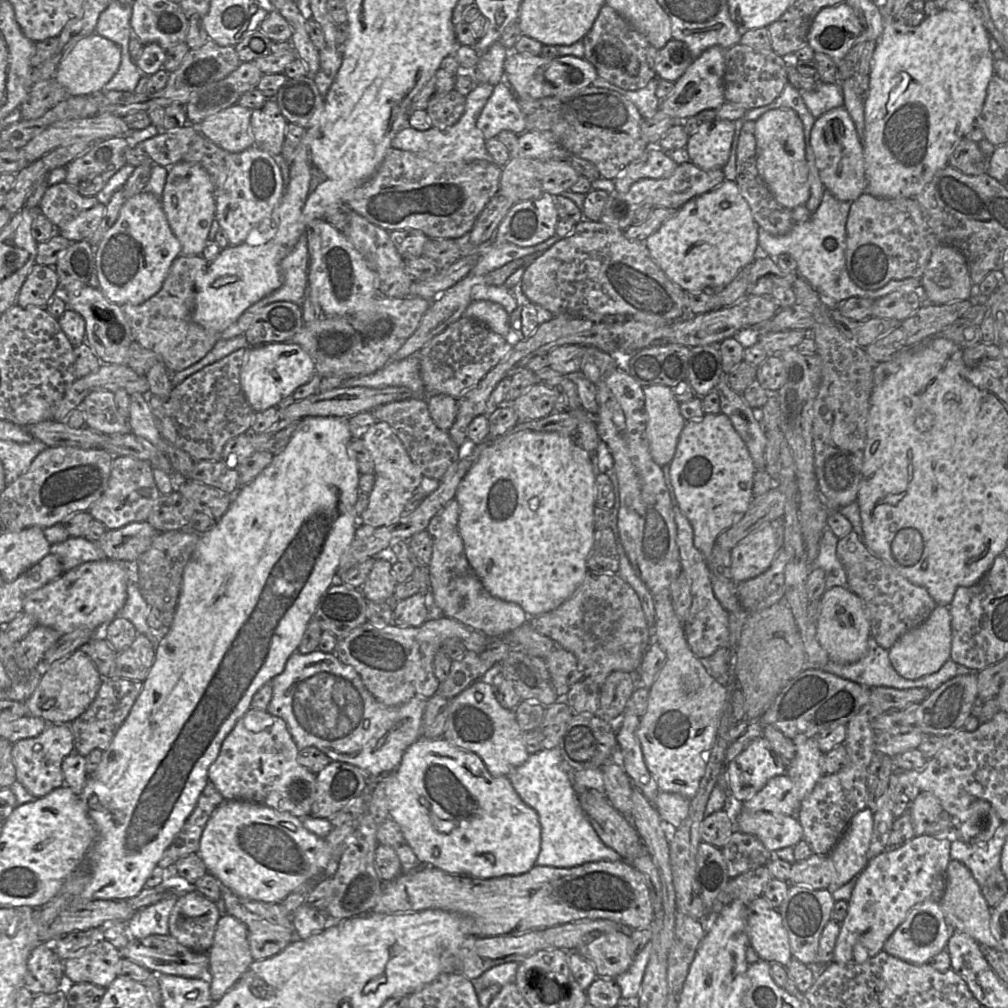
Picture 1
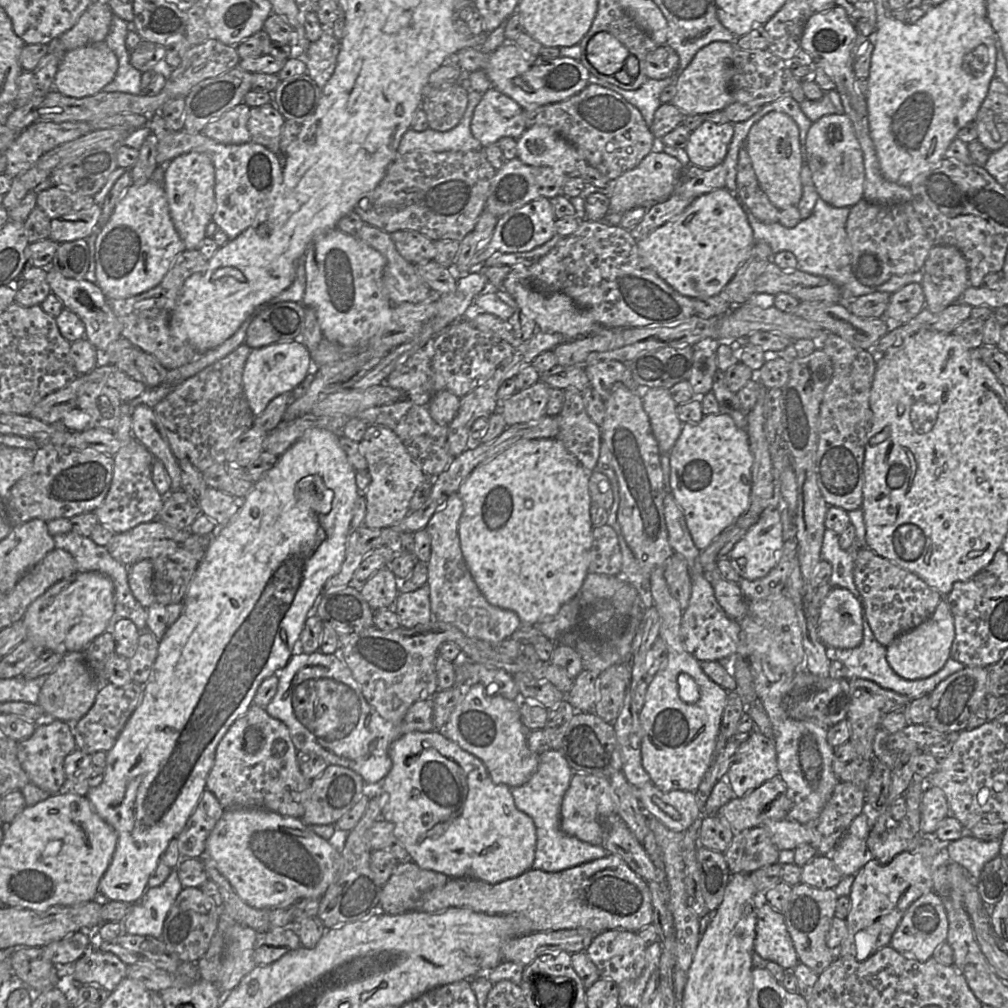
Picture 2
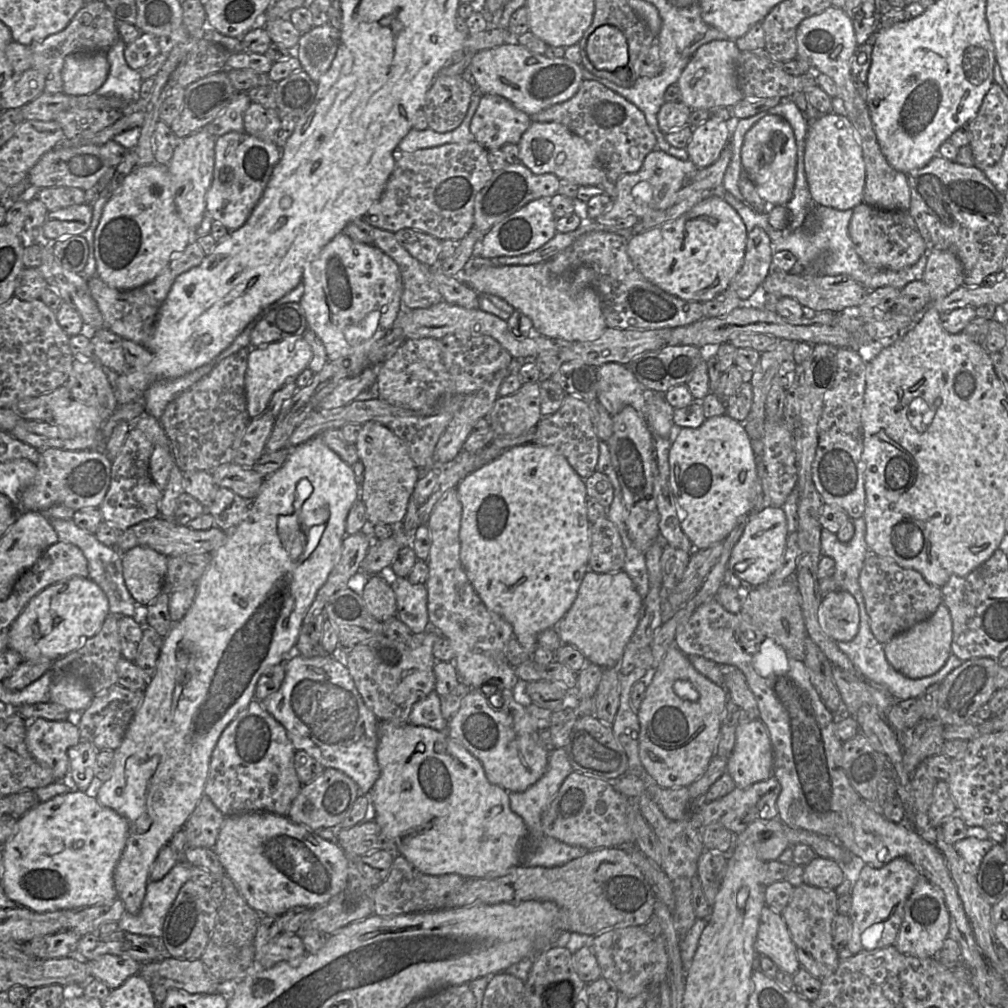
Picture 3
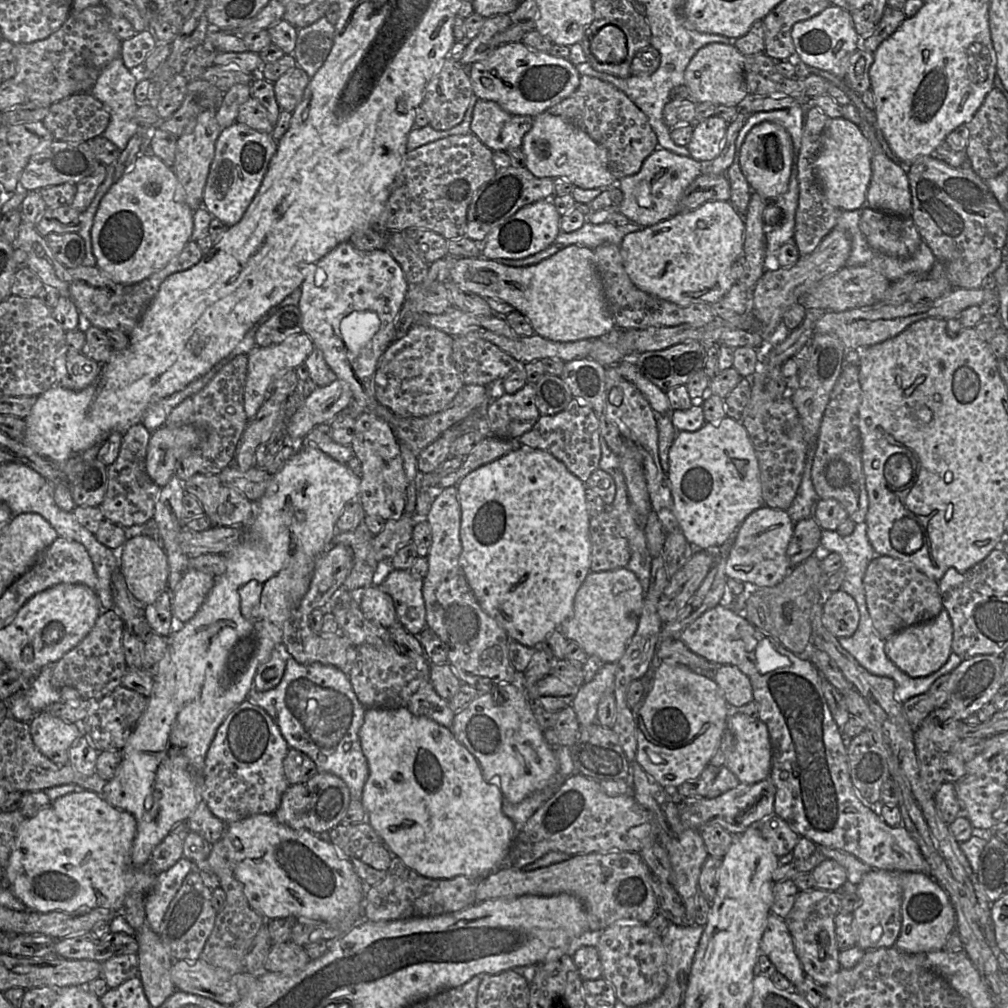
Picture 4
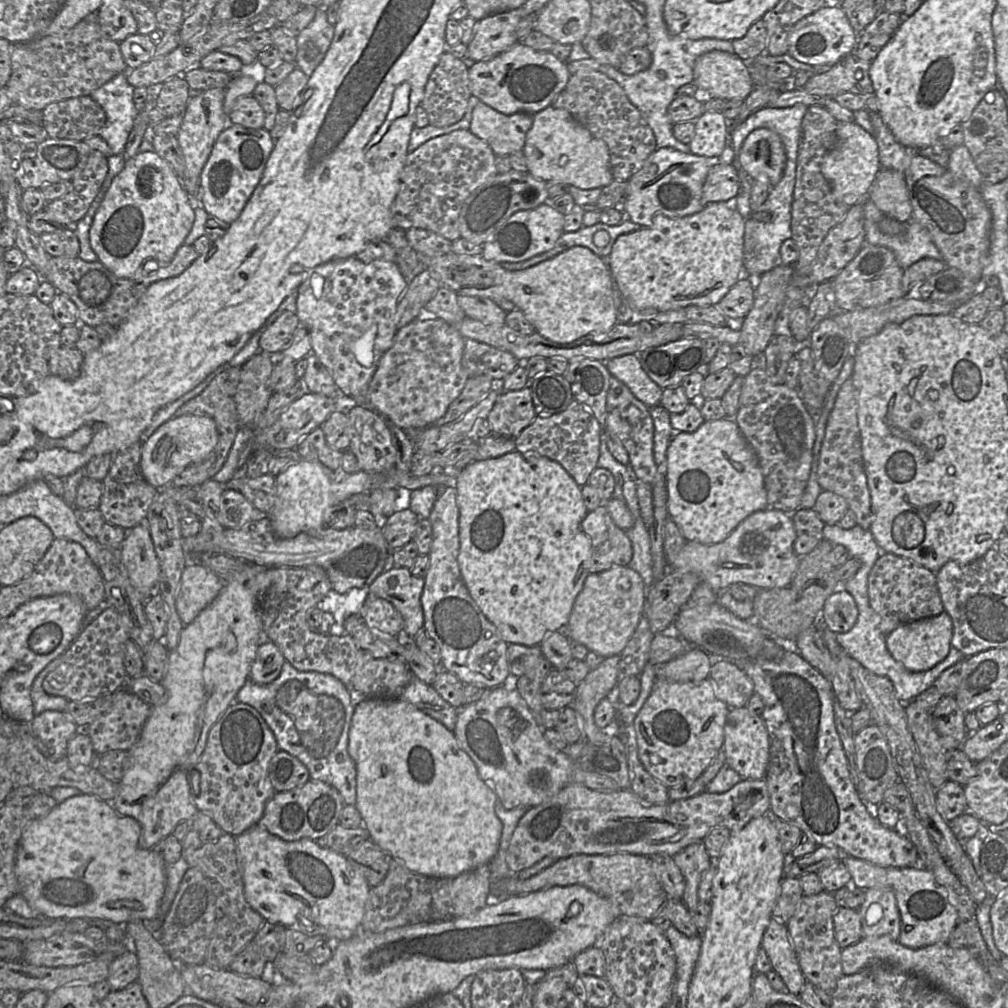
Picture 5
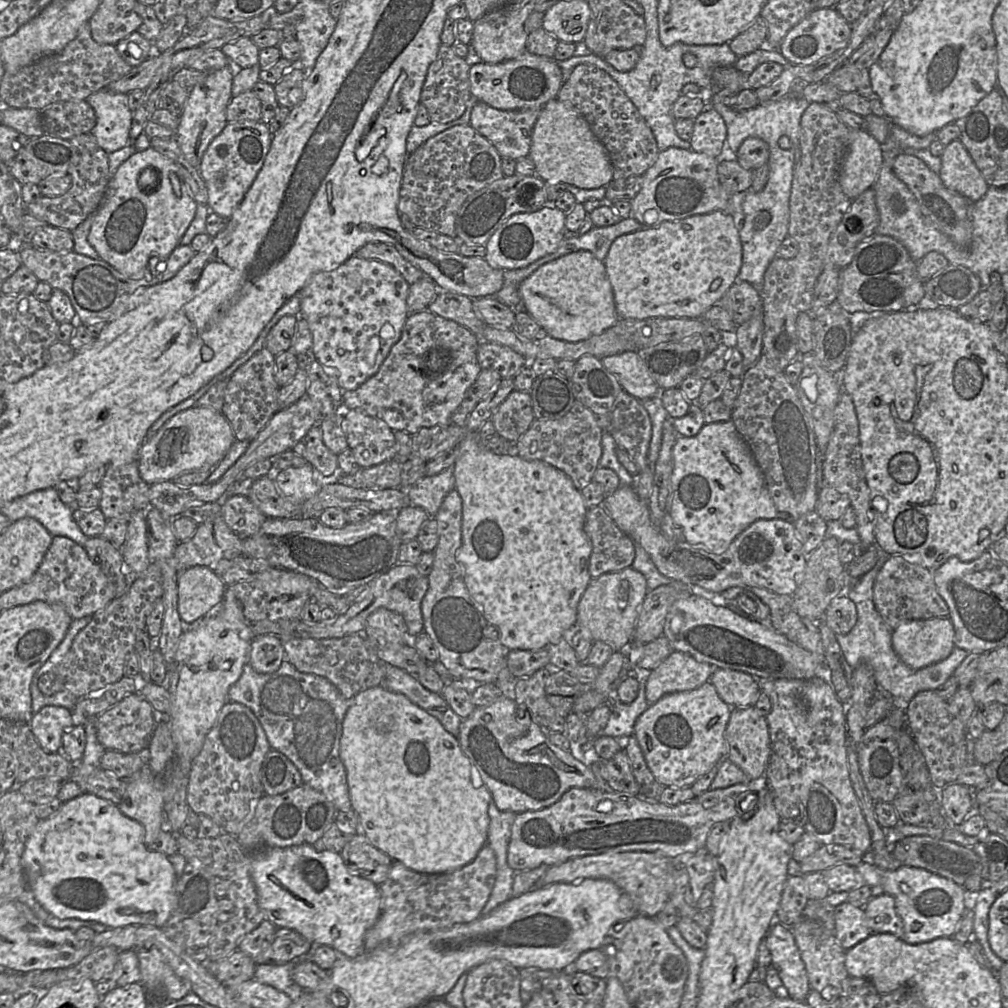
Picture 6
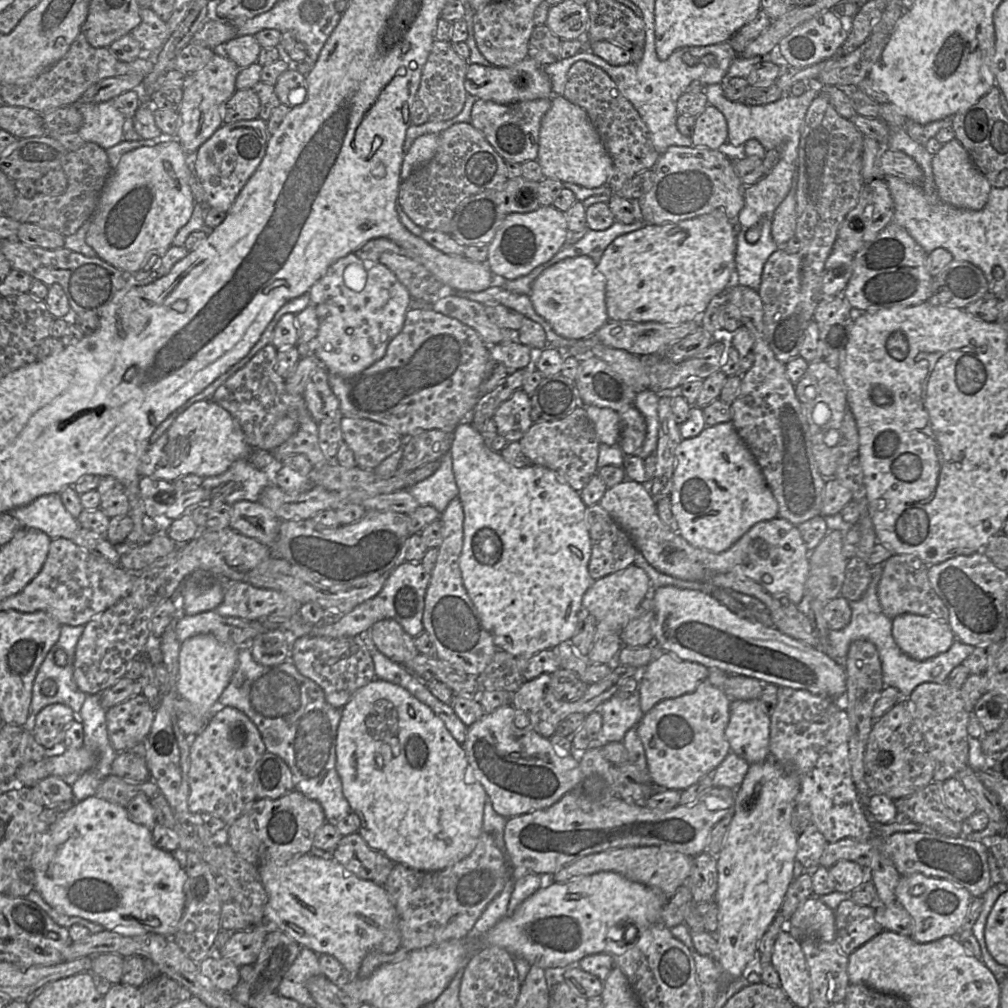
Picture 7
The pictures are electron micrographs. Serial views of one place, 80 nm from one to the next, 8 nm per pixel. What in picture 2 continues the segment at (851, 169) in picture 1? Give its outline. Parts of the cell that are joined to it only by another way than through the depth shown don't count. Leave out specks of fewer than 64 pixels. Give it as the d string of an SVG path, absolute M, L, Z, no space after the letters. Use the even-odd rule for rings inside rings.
M829 114L813 122L806 136L806 154L819 198L837 208L851 208L864 199L863 153L847 115Z

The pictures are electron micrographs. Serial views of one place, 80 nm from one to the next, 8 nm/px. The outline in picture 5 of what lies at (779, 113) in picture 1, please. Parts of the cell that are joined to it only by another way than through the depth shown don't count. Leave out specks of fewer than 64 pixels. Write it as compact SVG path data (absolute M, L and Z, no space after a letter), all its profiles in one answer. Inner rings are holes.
M767 129L753 130L739 154L742 169L752 180L769 181L770 190L781 180L787 157L778 134Z

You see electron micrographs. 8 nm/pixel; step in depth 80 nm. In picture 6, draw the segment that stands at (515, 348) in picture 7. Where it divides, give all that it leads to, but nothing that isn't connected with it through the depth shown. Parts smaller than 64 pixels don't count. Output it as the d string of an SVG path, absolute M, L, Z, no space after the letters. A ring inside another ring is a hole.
M486 341L478 345L477 361L481 369L495 370L503 379L513 378L529 362L507 346Z

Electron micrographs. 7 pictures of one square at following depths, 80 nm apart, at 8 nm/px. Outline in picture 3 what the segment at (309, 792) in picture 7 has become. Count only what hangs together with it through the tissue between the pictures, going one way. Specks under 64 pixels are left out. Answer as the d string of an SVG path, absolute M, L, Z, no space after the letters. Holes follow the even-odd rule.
M340 650L338 654L328 654L313 658L306 658L297 653L290 654L285 661L285 676L280 687L277 691L270 694L260 702L263 708L284 727L287 737L295 750L305 751L315 760L317 760L325 769L333 768L346 774L357 784L359 796L369 794L380 775L380 768L376 759L376 749L378 745L377 727L379 720L375 714L366 707L358 690L356 689L352 677L350 676L347 667L344 665L344 661L342 659L342 650Z

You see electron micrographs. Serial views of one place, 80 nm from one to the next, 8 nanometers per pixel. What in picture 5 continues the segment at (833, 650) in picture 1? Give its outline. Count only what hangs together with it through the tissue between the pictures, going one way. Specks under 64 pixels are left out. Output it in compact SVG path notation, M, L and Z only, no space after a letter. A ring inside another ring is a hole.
M843 588L837 589L826 600L820 622L834 633L846 633L854 626L858 608L852 595Z

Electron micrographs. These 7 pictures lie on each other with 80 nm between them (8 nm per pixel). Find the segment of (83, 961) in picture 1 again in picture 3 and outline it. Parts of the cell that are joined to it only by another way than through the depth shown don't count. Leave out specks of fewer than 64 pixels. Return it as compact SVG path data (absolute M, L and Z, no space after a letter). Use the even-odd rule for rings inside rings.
M103 954L86 960L90 978L105 983L110 990L119 987L127 978L139 974L141 964L131 957Z

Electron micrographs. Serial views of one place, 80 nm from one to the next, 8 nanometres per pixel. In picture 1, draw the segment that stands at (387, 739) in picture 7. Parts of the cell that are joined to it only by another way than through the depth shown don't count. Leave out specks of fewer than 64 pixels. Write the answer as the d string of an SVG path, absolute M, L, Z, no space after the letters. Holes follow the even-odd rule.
M421 736L406 749L396 770L381 777L385 777L389 818L398 824L405 840L423 866L432 866L452 875L479 879L517 876L528 872L535 866L541 844L541 827L536 811L521 800L507 776L492 776L480 757L473 752L459 748L443 737L429 739Z

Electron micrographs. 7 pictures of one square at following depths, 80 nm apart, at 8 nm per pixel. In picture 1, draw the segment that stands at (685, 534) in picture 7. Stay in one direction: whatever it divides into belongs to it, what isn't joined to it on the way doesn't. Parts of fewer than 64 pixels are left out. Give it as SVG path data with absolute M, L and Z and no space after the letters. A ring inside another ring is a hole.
M724 413L718 414L704 414L699 419L687 420L678 439L676 451L672 461L670 462L670 476L671 482L674 488L674 492L679 504L681 511L685 514L691 526L693 528L694 533L694 545L695 547L703 554L705 558L710 557L712 553L712 549L716 543L717 537L725 530L730 528L735 521L742 516L749 508L749 505L753 499L753 483L754 483L754 474L757 470L754 461L750 455L750 452L747 448L747 445L736 431L733 426L730 418Z

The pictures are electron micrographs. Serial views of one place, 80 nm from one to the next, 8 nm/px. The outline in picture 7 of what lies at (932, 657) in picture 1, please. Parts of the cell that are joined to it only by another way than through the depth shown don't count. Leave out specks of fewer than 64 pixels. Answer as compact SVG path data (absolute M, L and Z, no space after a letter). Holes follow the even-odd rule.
M901 614L893 620L893 637L905 654L918 661L947 652L956 640L948 622L914 614Z

